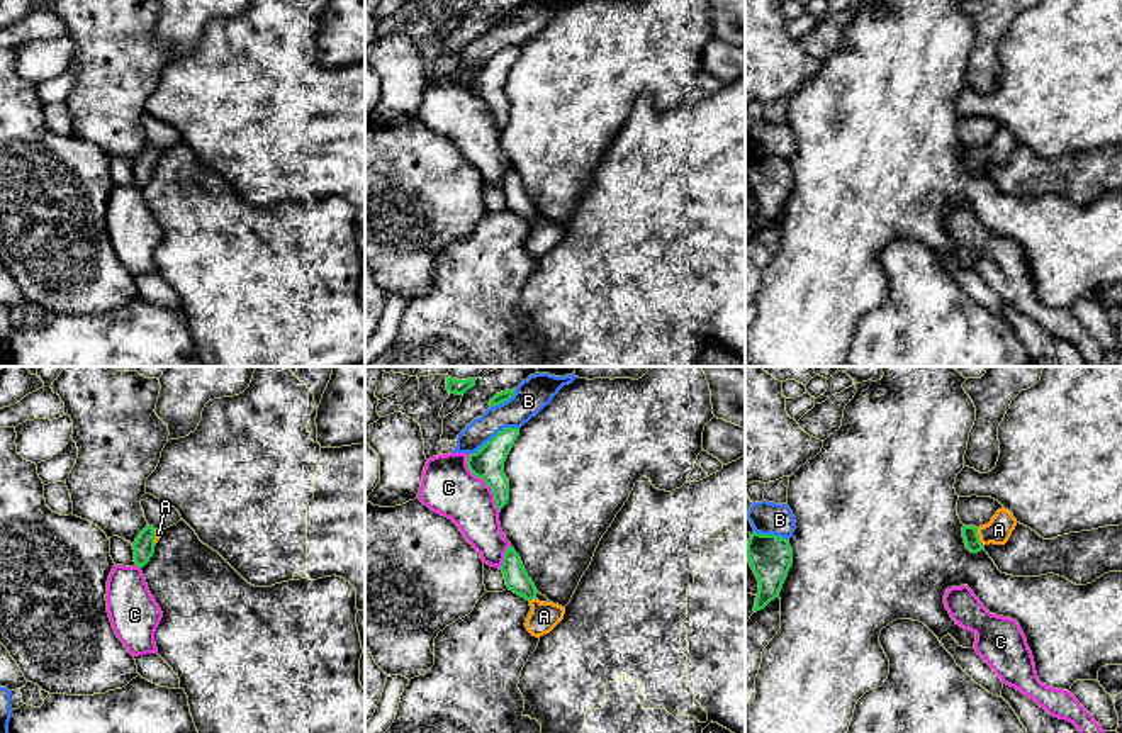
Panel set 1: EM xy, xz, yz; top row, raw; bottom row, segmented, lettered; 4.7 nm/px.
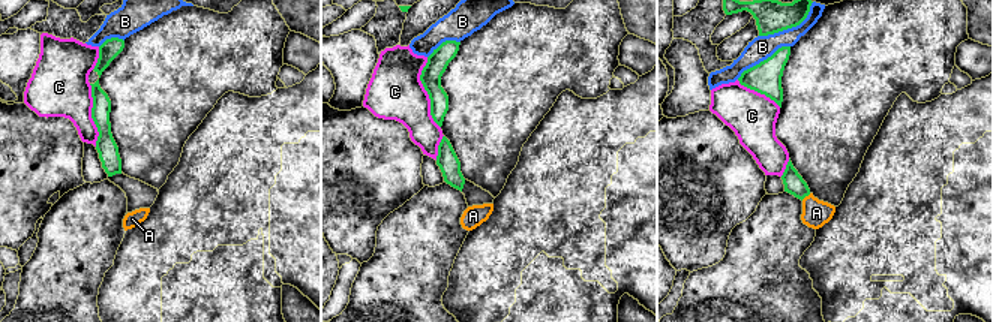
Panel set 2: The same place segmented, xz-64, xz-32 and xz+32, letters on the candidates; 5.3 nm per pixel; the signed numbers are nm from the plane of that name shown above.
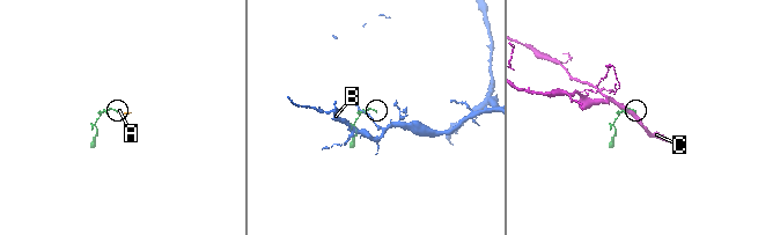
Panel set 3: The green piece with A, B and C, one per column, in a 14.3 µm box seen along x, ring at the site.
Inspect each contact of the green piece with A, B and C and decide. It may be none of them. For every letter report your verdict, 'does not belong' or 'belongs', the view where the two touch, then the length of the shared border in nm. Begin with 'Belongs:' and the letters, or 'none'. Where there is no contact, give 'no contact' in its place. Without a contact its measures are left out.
Belongs: A
A: belongs; contact in yz; length 100 nm
B: does not belong; contact in xz; length 260 nm
C: does not belong; contact in xz; length 320 nm

